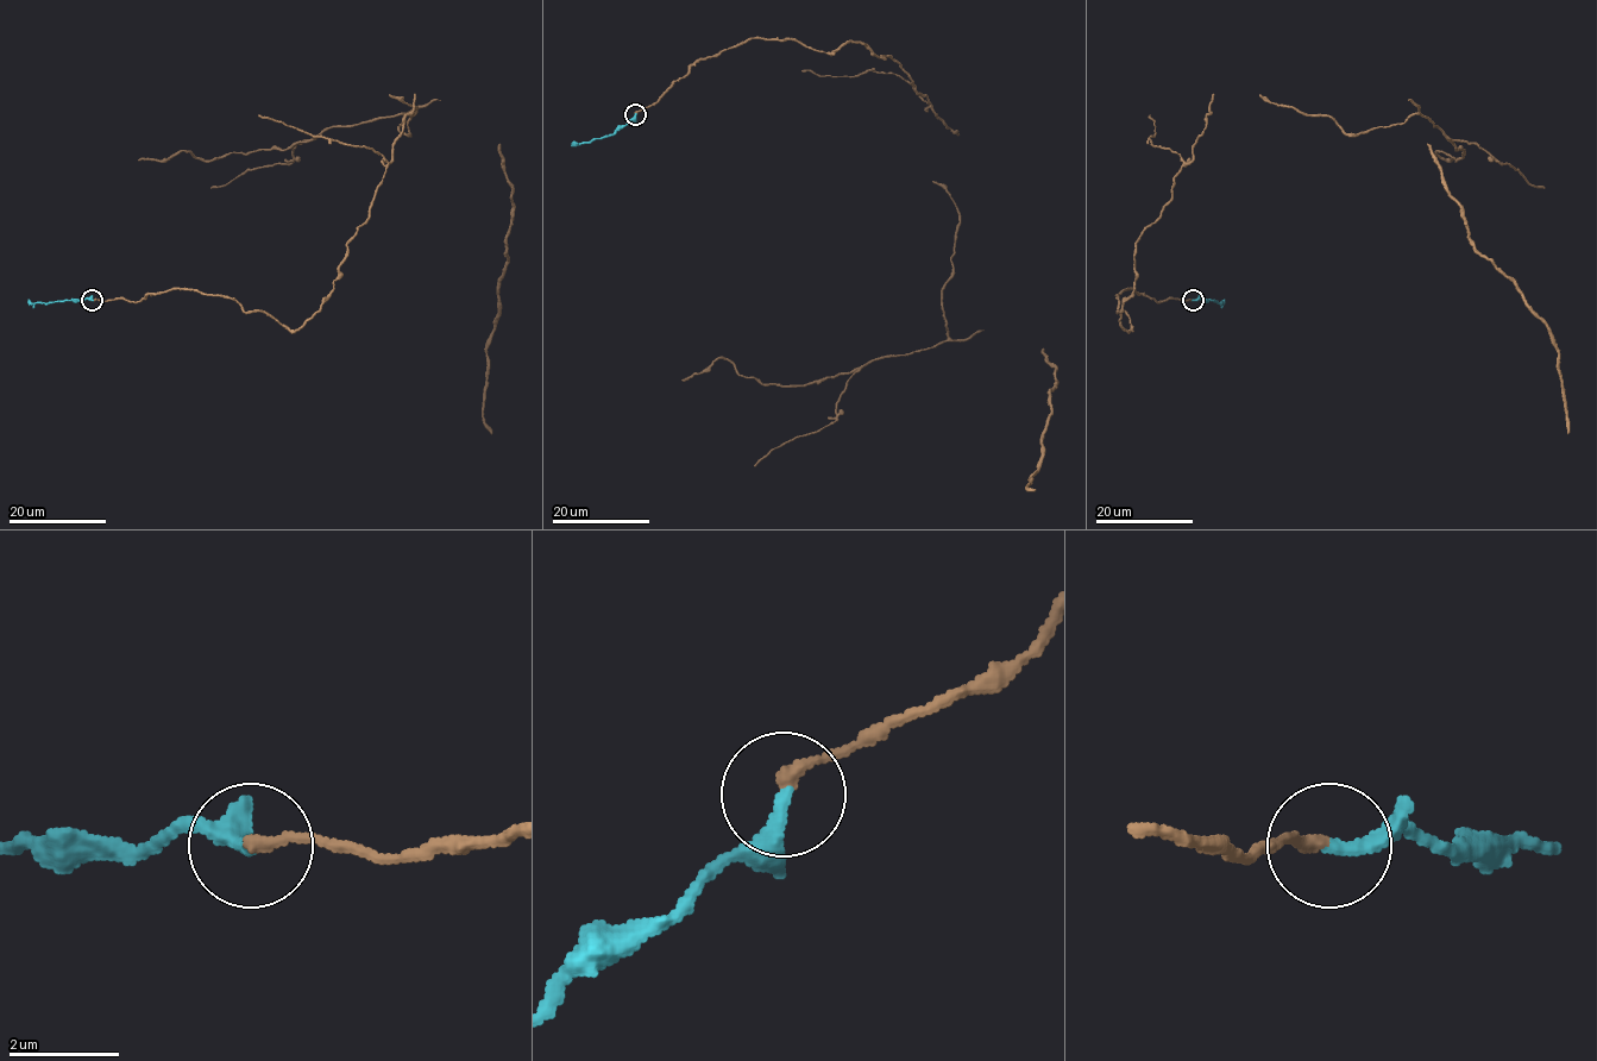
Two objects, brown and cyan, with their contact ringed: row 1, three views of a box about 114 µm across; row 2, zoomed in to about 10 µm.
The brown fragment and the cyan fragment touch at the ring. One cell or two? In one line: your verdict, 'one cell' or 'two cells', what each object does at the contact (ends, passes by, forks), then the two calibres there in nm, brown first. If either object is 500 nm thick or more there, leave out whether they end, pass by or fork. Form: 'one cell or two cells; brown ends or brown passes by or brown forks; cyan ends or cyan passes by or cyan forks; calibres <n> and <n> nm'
one cell; brown ends; cyan ends; calibres 240 and 280 nm

